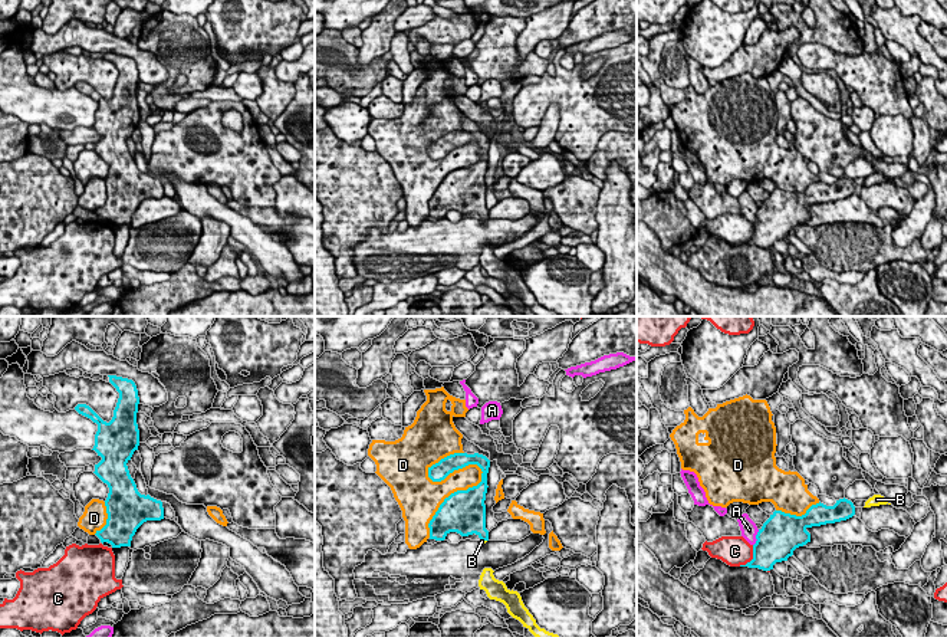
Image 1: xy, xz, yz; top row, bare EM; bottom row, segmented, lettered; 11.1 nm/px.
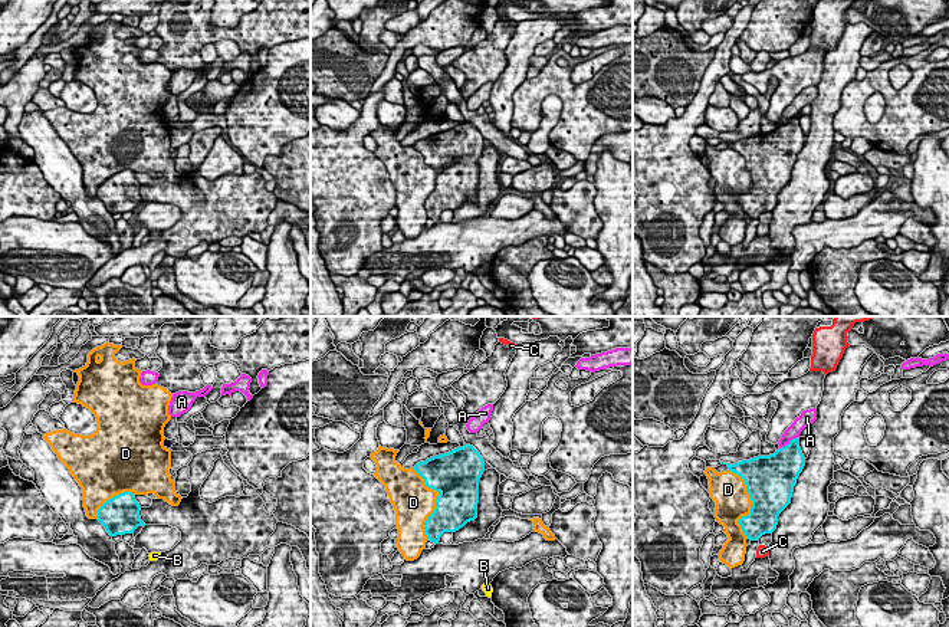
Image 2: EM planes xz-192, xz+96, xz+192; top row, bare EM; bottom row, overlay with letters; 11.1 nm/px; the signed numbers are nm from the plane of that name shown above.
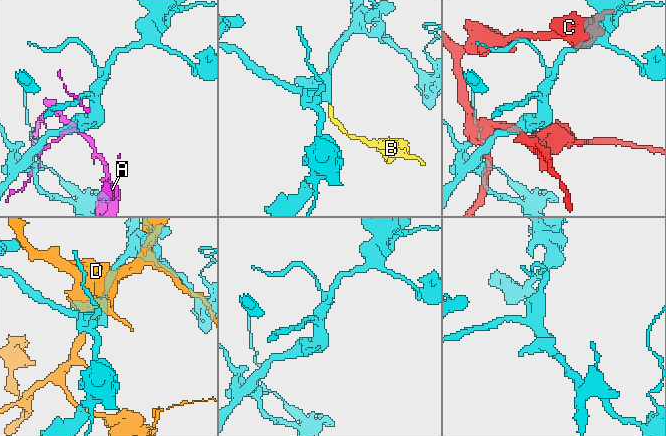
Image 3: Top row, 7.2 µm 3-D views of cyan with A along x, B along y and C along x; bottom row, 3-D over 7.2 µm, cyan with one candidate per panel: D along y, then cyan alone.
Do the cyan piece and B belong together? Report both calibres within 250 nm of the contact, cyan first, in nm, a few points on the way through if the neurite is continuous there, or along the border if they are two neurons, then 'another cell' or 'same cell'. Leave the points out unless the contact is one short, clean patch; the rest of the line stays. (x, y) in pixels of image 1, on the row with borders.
280/30 nm | across xz (473, 521), (484, 539), (482, 541) | same cell

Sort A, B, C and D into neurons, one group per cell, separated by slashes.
A / B / C / D

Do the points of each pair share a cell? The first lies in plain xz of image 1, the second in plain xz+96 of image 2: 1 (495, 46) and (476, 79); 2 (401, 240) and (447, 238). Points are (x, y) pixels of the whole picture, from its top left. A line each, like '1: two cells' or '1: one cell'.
1: one cell
2: one cell

